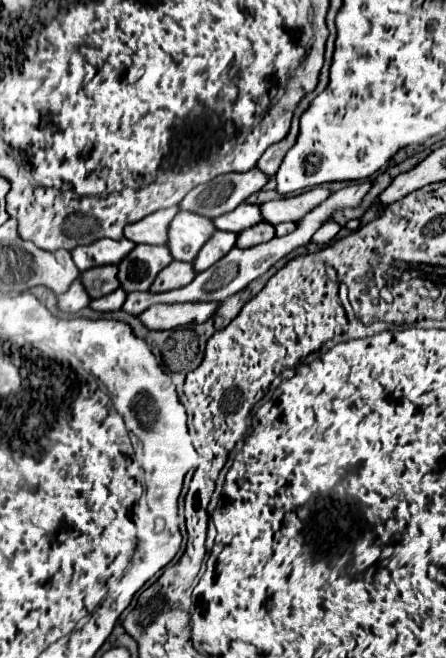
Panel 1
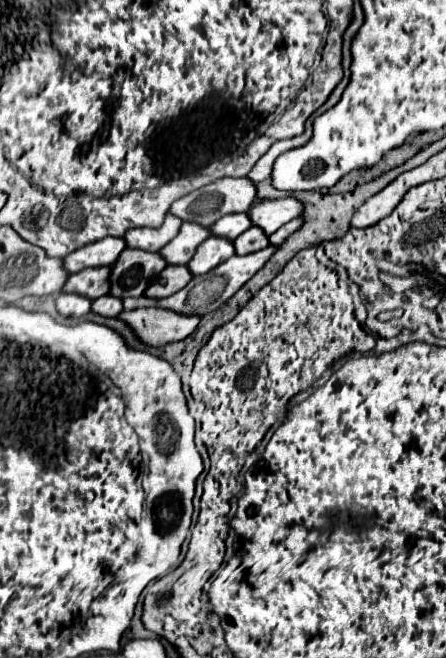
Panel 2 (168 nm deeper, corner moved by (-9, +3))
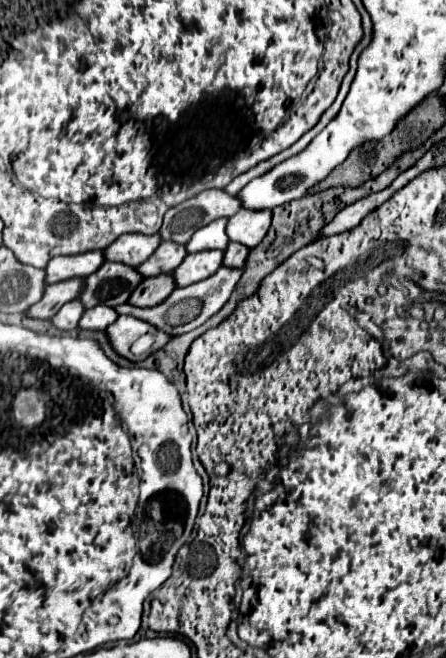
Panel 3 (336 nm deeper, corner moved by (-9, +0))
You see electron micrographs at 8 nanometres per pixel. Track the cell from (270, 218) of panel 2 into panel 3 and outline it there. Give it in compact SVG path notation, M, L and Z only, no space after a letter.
M239 210L237 214L233 214L229 218L227 236L233 242L255 248L265 238L265 232L269 230L271 218L273 218L271 210L263 210L263 212Z

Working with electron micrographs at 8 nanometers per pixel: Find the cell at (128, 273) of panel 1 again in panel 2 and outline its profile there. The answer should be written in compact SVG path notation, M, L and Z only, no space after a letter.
M125 249L119 259L111 267L109 275L109 295L125 299L125 297L141 297L149 287L153 277L165 269L165 259L159 253L145 253L141 249Z

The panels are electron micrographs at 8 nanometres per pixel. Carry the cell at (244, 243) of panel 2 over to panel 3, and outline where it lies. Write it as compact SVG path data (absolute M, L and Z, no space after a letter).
M231 242L225 250L225 258L223 258L223 266L229 268L243 268L245 266L245 256L249 256L249 248L245 248L245 244L235 244Z

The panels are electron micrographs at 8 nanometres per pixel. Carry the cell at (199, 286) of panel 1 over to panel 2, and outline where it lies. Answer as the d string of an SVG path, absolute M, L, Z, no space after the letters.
M269 245L267 249L261 249L257 253L249 253L249 255L233 255L229 257L225 263L221 263L219 267L215 267L213 271L205 273L205 275L199 275L199 277L193 277L181 291L177 291L175 295L171 297L165 297L165 299L149 299L149 297L137 297L137 299L123 299L123 307L127 311L131 309L139 309L139 307L161 307L161 309L169 309L169 311L175 311L179 315L205 315L205 313L211 313L215 309L219 309L229 297L233 297L233 293L237 289L241 289L241 285L245 285L245 281L249 281L259 269L261 265L265 265L265 261L273 255L273 245Z

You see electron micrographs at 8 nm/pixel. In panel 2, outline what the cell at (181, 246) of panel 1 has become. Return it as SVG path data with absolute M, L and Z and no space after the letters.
M183 223L179 229L179 235L171 239L165 247L161 247L161 257L167 261L167 265L187 265L201 241L209 237L207 227Z

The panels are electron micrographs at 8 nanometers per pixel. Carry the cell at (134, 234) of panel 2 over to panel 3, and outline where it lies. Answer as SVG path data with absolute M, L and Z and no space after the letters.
M123 234L109 248L105 248L105 258L111 262L123 262L129 266L143 264L161 244L159 234Z

